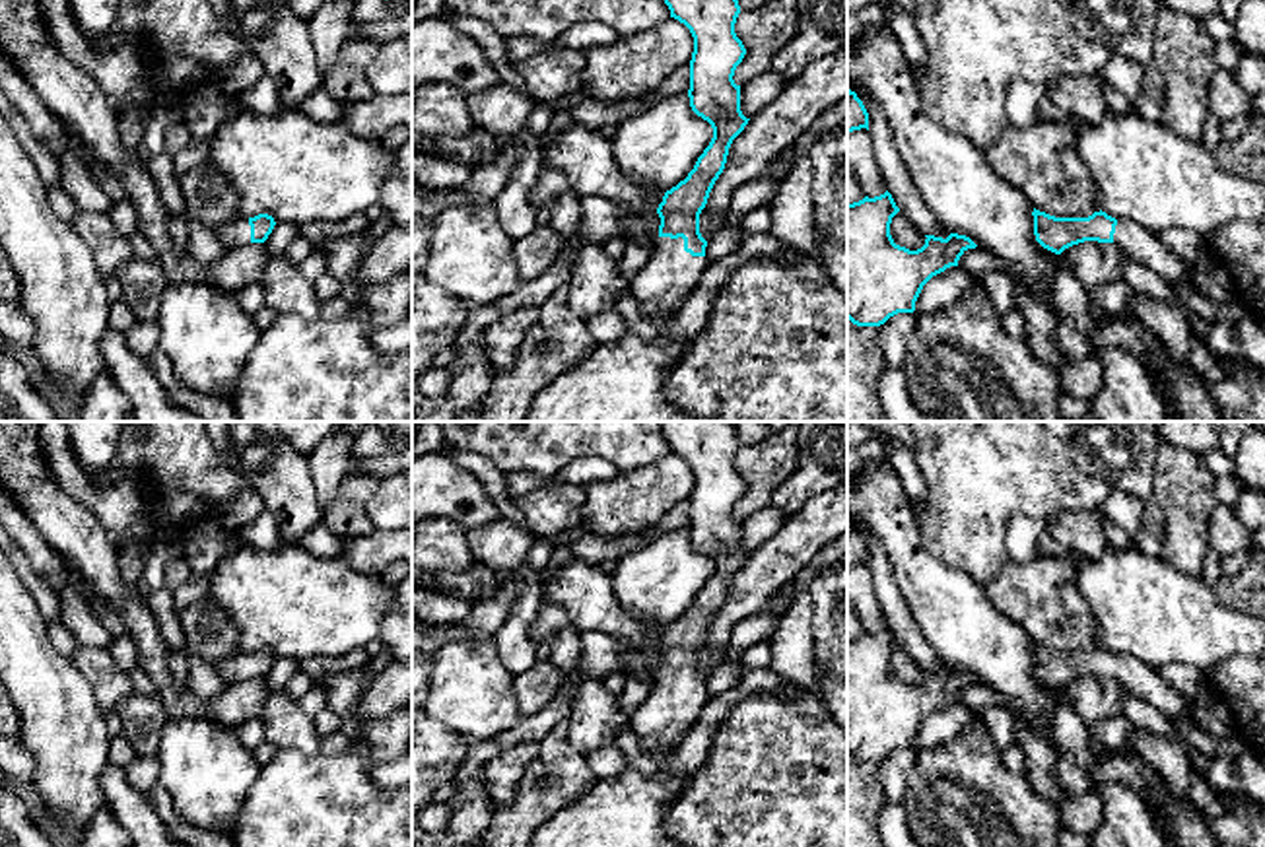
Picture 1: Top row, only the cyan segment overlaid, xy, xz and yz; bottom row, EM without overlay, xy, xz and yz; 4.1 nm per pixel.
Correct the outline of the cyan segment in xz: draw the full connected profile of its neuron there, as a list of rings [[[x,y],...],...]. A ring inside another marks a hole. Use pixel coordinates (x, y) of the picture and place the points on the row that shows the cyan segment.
[[[665,0],[665,4],[670,10],[670,17],[684,23],[694,37],[688,97],[692,111],[711,124],[713,138],[688,177],[665,192],[657,208],[661,218],[659,237],[653,243],[647,264],[632,280],[632,293],[641,309],[678,311],[700,284],[707,266],[707,241],[700,233],[700,214],[725,169],[733,140],[744,130],[750,119],[740,111],[740,85],[733,80],[736,66],[746,54],[742,41],[735,33],[735,23],[740,14],[738,0]]]

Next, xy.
[[[268,214],[255,218],[233,218],[216,229],[216,235],[225,251],[245,247],[249,243],[264,243],[276,221]]]

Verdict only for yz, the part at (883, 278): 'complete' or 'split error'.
complete

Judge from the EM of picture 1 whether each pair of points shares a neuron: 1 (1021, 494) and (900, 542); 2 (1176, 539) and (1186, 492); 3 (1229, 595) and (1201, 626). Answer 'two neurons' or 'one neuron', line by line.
1: two neurons
2: one neuron
3: two neurons

